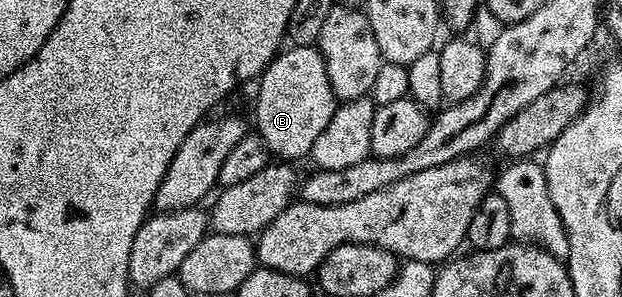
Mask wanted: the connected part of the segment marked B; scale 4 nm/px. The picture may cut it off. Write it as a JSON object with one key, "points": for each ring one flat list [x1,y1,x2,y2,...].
{"points":[[290,45,282,49,263,71,256,86,257,107,253,110,257,117,255,133,263,136,263,144,267,144,274,159,304,159,311,152,311,144,315,144,319,132,331,124,331,116,339,105,331,80,327,80,321,51,316,46]]}

